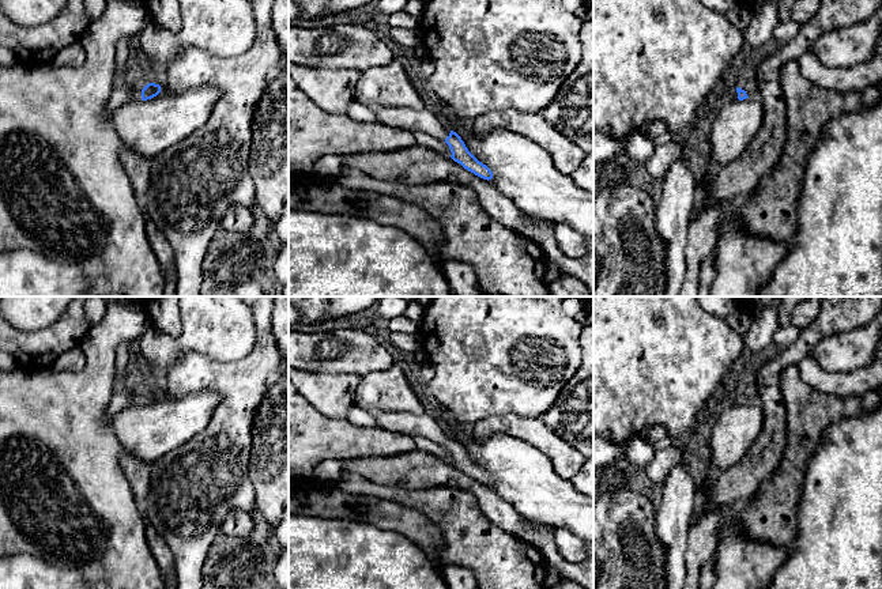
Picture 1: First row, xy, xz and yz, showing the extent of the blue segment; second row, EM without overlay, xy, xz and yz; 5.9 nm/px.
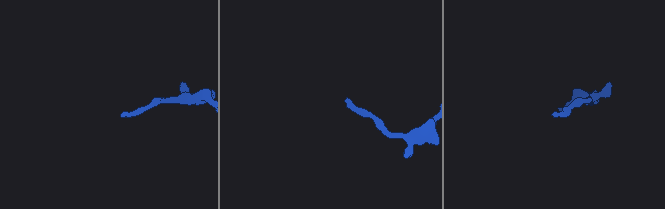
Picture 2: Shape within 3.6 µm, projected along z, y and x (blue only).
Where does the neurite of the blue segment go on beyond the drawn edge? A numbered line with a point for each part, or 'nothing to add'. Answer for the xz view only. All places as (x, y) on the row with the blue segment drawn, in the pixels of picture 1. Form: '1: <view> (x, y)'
1: xz (428, 120)

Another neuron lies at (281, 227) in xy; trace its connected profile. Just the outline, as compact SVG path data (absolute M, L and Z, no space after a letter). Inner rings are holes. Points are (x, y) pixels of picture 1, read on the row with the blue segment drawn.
M289 203L283 207L279 219L275 222L274 231L283 241L283 243L289 242Z

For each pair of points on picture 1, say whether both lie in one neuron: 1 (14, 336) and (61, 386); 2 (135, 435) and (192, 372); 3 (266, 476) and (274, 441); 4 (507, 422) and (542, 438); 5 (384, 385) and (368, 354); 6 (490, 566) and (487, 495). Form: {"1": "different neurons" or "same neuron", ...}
{"1": "different neurons", "2": "different neurons", "3": "same neuron", "4": "same neuron", "5": "different neurons", "6": "different neurons"}

